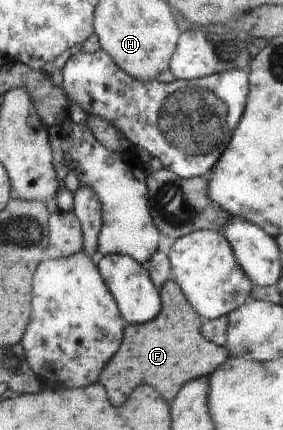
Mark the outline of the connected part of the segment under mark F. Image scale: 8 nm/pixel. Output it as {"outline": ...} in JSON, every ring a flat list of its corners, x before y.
{"outline":[[173,278,161,285,159,291,163,310,149,323,127,326,119,350,99,375,98,382,109,390,109,396,113,396,113,404,117,406,125,404,129,394,141,384,151,384,171,402,185,383,208,377,217,367,223,367,230,357,226,347,201,336,199,313]]}

